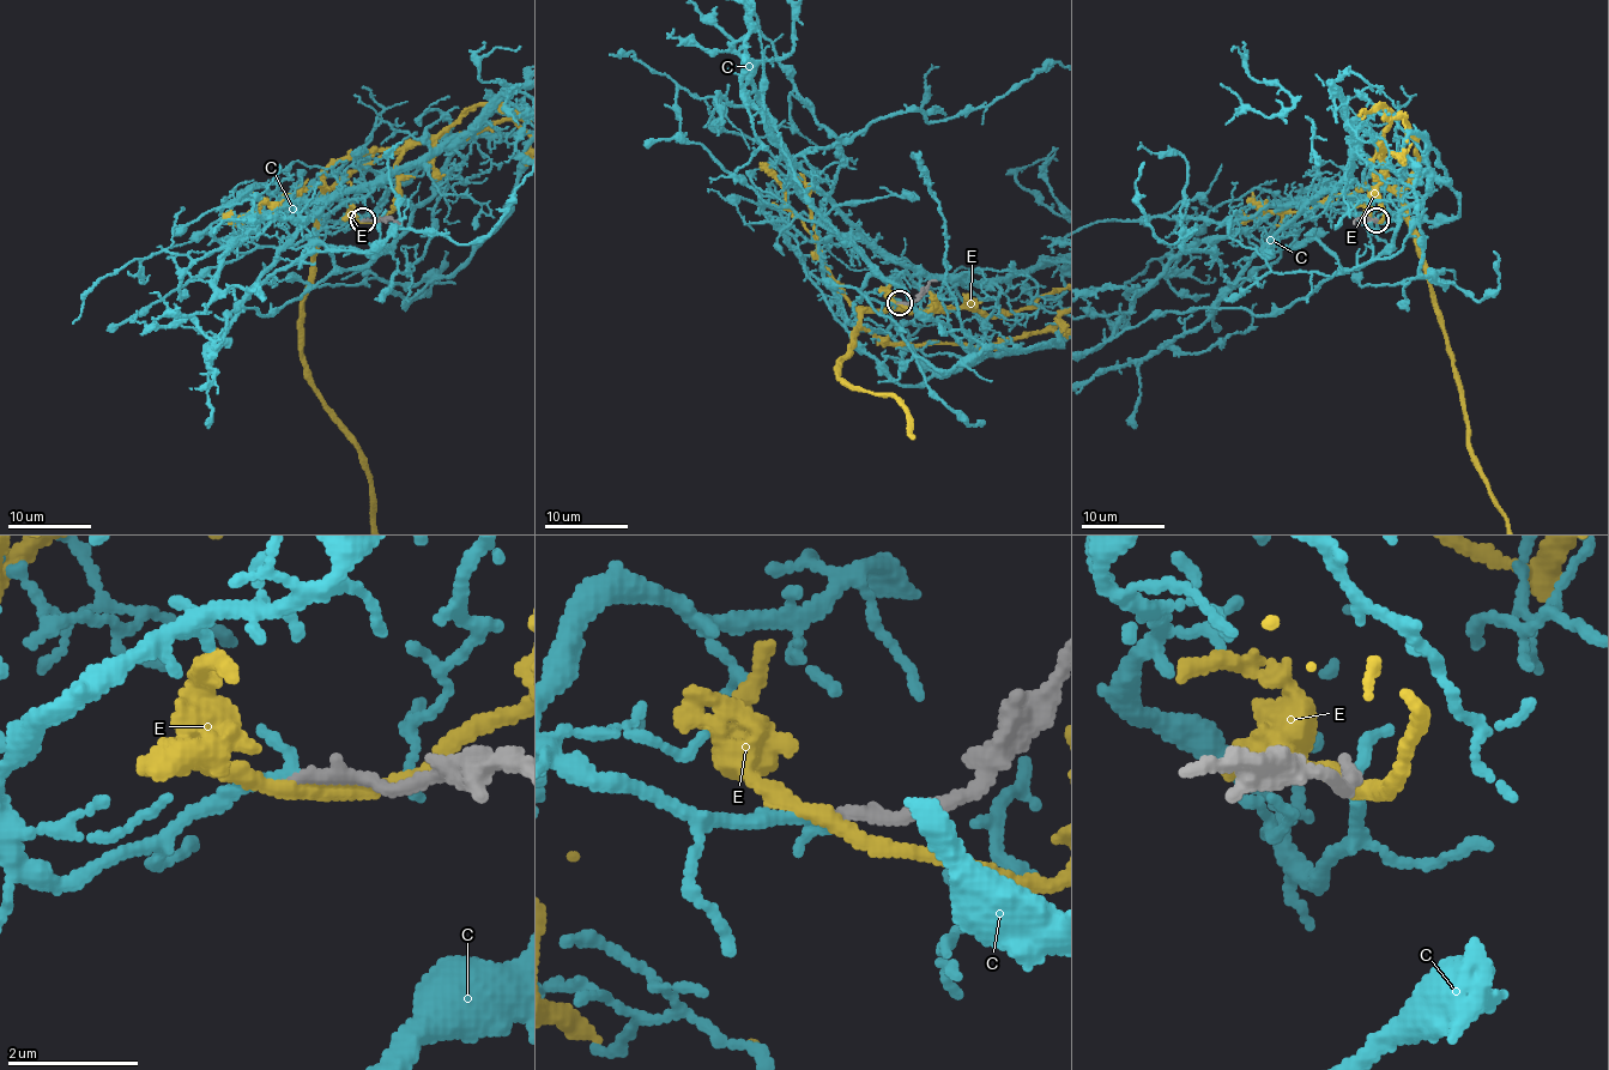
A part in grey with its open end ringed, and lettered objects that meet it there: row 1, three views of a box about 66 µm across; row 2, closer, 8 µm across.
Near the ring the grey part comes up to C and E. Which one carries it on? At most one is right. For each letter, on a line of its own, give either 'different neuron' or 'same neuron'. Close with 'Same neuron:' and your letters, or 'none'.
C: same neuron
E: different neuron
Same neuron: C

